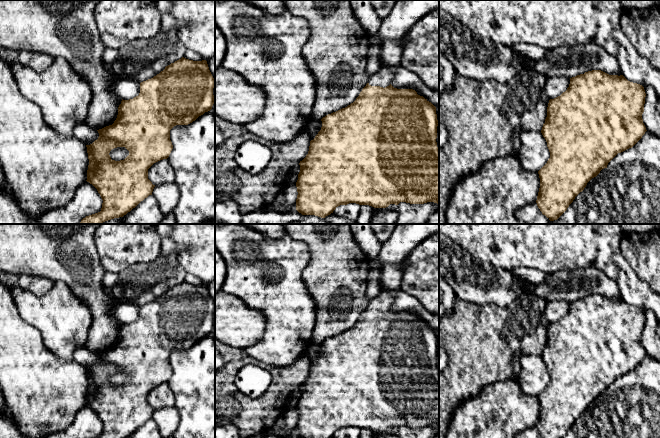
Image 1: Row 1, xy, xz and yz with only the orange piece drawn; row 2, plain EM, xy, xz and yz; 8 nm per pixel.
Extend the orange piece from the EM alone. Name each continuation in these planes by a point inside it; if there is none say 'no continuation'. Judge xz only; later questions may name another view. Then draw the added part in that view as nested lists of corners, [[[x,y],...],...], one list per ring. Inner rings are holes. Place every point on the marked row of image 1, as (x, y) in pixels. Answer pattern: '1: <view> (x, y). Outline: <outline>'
1: xz (384, 76). Outline: [[[382,66],[375,74],[369,77],[368,83],[371,86],[387,87],[394,78],[393,71],[388,66]]]

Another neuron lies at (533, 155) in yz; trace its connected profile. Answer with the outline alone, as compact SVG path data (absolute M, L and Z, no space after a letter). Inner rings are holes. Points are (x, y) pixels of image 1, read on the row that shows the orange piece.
M522 131L521 148L517 155L522 168L529 172L538 172L550 158L547 142L541 132Z

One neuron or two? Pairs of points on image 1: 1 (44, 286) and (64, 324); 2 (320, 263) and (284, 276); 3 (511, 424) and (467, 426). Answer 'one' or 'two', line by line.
1: two
2: two
3: one

